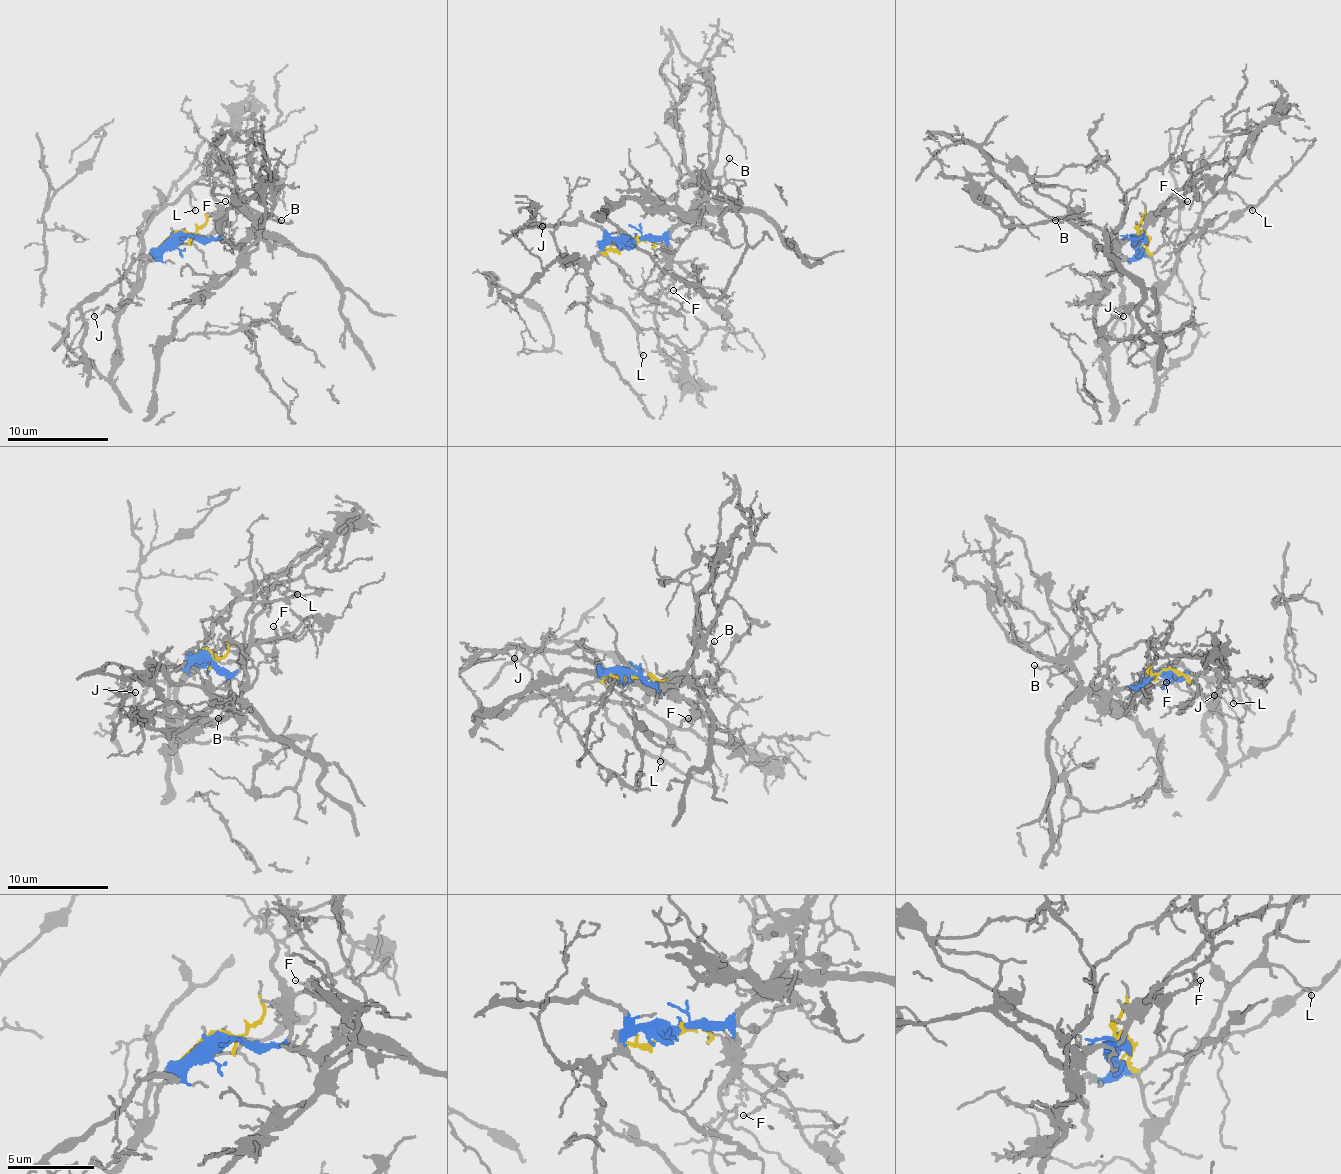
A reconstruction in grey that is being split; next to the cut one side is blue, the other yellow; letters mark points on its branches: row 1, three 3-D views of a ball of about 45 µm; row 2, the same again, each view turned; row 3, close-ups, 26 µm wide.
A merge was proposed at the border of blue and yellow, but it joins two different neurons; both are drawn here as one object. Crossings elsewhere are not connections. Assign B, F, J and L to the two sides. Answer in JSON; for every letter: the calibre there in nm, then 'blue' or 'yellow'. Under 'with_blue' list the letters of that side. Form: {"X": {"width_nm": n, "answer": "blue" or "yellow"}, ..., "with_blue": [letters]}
{"B": {"width_nm": 130, "answer": "blue"}, "F": {"width_nm": 110, "answer": "blue"}, "J": {"width_nm": 90, "answer": "blue"}, "L": {"width_nm": 120, "answer": "yellow"}, "with_blue": ["B", "F", "J"]}

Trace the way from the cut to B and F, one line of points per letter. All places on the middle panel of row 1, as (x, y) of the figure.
B: (632, 244), (650, 236), (667, 236), (695, 216), (708, 203), (703, 191), (713, 178), (723, 173), (728, 158)
F: (632, 244), (639, 239), (662, 239), (678, 262), (693, 267), (672, 290)

